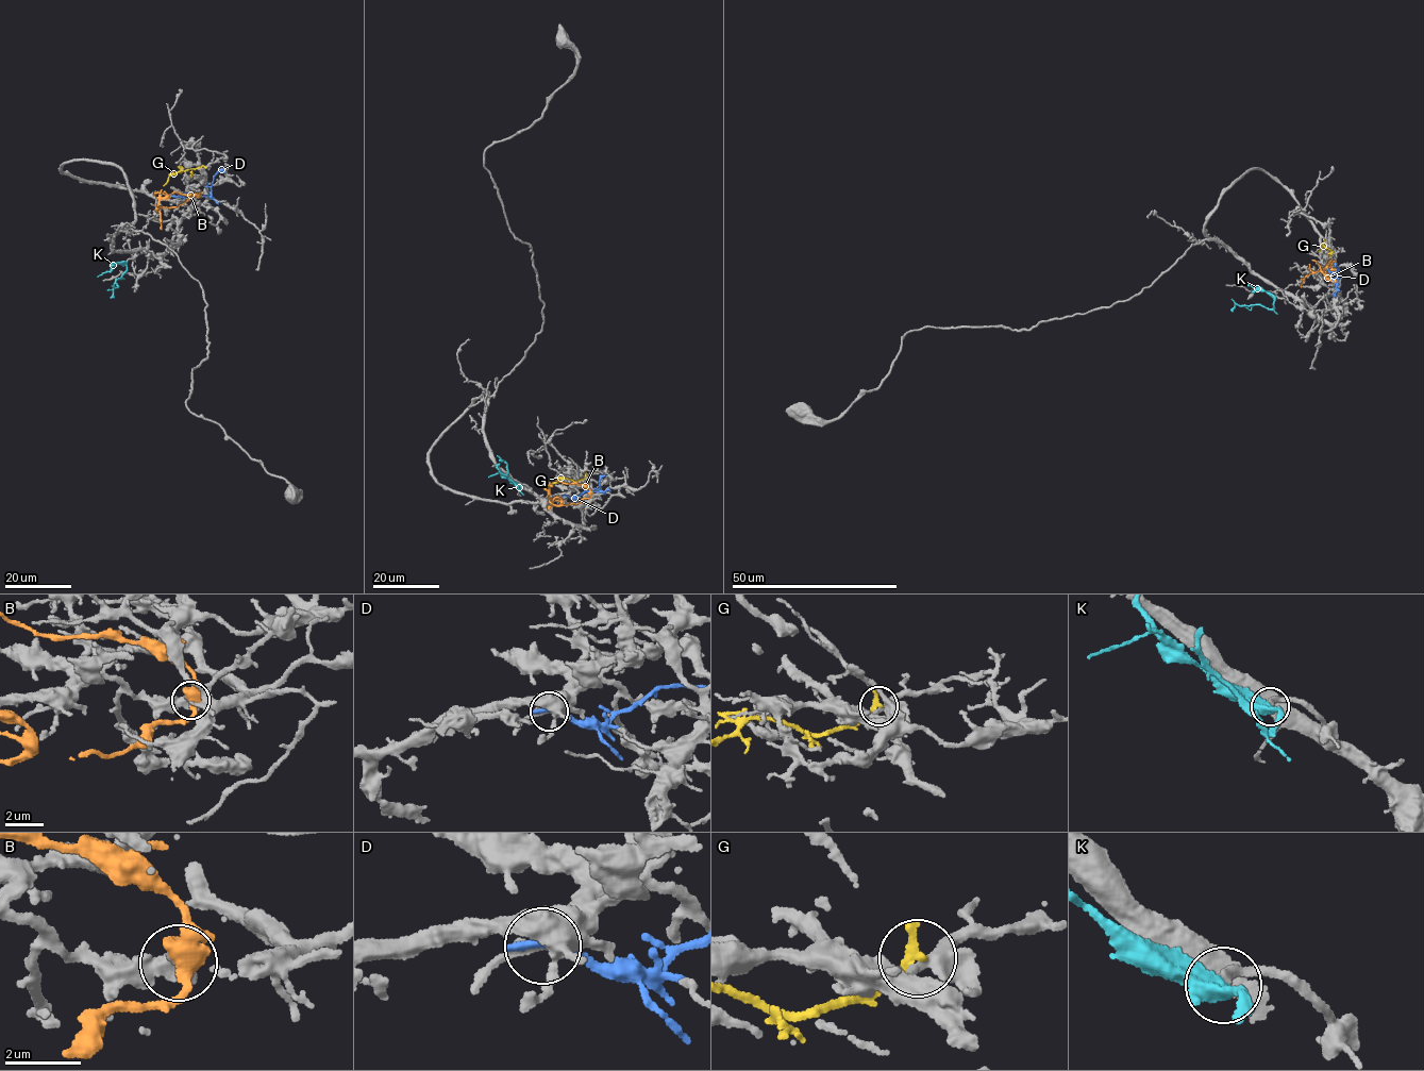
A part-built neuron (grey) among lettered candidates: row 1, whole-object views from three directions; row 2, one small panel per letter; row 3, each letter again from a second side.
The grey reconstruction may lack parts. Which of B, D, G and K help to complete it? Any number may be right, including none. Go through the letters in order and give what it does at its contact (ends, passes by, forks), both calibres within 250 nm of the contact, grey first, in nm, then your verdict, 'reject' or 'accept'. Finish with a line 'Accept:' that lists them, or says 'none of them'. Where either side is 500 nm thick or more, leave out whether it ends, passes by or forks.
B: calibres 190 and 500 nm; reject
D: it ends; calibres 200 and 240 nm; reject
G: it ends; calibres 320 and 280 nm; reject
K: it forks; calibres 180 and 320 nm; accept
Accept: K

